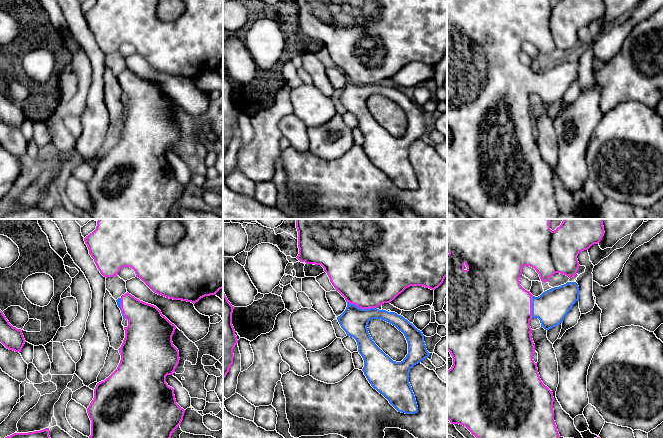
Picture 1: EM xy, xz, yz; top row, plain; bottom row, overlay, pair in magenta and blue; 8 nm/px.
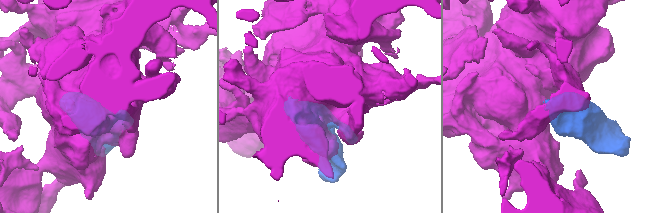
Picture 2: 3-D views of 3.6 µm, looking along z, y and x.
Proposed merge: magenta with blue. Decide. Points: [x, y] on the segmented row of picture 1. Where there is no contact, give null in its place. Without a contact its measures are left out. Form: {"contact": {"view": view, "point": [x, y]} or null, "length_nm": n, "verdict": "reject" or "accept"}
{"contact": {"view": "xz", "point": [361, 308]}, "length_nm": 260, "verdict": "accept"}

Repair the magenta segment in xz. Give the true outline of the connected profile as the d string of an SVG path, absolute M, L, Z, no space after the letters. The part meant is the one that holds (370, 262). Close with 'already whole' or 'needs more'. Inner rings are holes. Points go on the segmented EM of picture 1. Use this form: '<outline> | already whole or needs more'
M296 219L296 228L299 248L296 258L306 264L321 265L336 291L347 302L345 311L337 320L347 336L356 340L358 352L364 360L362 371L367 380L398 412L417 413L418 406L409 383L409 372L414 365L430 355L426 349L424 335L403 316L379 310L377 307L390 303L410 286L435 290L443 283L447 276L447 219ZM372 319L384 320L404 334L408 343L408 354L401 362L393 361L375 344L367 328Z | needs more

